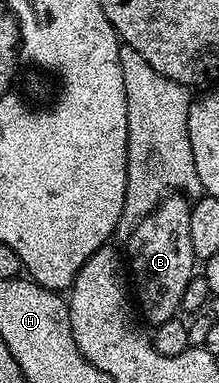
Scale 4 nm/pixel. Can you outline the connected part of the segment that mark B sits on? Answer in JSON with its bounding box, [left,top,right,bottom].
[126,193,194,325]

